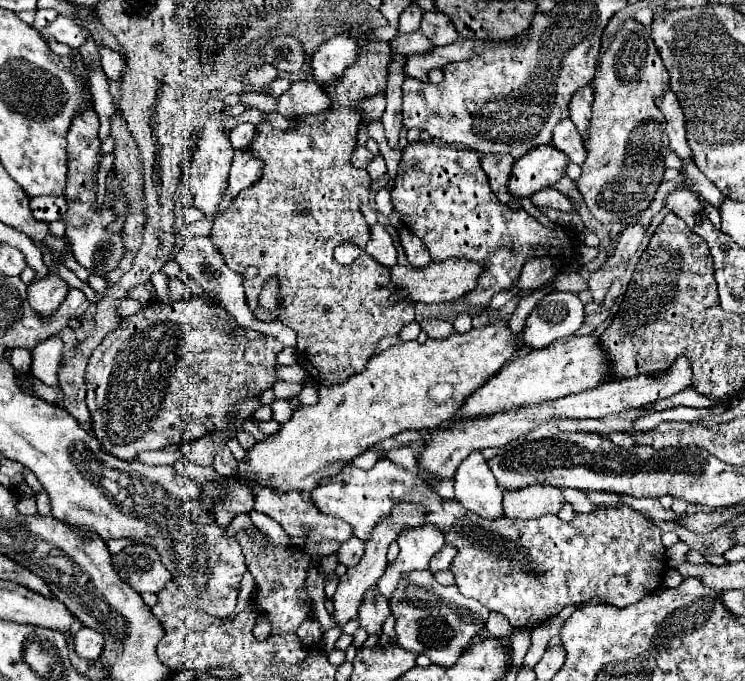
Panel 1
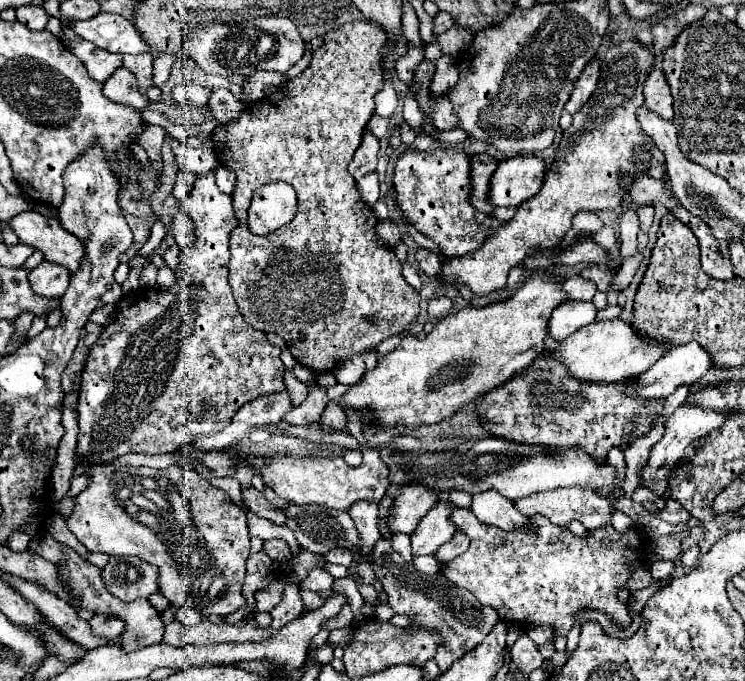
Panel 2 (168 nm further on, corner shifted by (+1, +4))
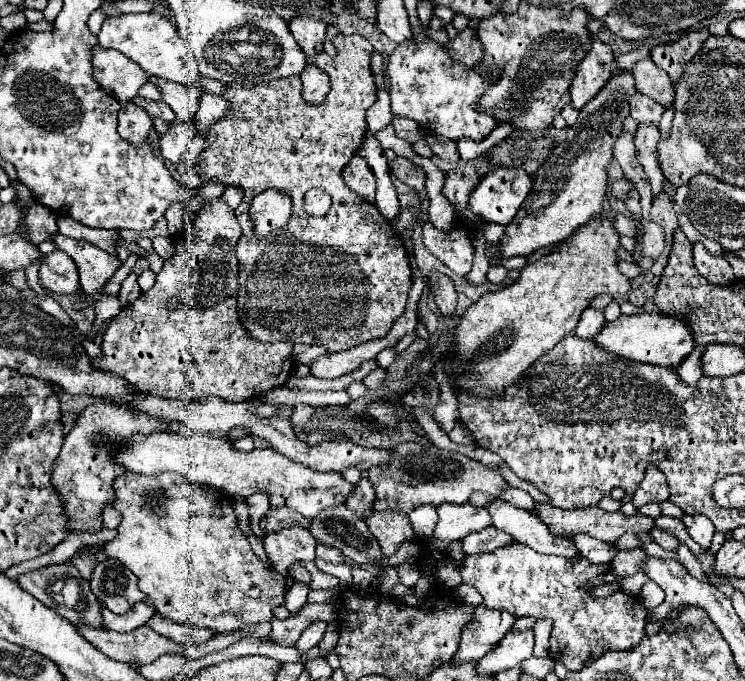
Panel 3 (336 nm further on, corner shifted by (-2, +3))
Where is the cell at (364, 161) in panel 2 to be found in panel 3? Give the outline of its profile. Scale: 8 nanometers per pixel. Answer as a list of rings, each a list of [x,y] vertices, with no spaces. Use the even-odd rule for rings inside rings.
[[[354,155],[346,169],[342,169],[342,179],[346,187],[350,187],[360,199],[366,203],[374,203],[376,195],[376,179],[372,169],[366,165],[366,161],[360,155]]]

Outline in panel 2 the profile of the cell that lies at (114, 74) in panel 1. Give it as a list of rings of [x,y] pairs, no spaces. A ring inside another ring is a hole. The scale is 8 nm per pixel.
[[[117,68],[111,78],[103,84],[103,94],[107,98],[111,98],[113,102],[121,102],[121,104],[129,104],[135,110],[145,110],[147,108],[147,98],[143,98],[139,94],[137,88],[137,78],[125,68]]]

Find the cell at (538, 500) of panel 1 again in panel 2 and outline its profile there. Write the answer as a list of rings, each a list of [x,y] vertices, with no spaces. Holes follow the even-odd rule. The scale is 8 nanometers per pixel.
[[[557,488],[557,490],[549,490],[549,492],[539,492],[539,494],[515,500],[515,508],[525,516],[543,514],[557,526],[569,526],[571,520],[579,520],[587,530],[605,526],[609,522],[609,514],[611,514],[609,502],[591,488]]]

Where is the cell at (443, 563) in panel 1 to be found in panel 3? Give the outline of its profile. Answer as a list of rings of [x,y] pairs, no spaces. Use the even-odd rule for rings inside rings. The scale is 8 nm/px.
[[[486,527],[482,529],[480,533],[474,533],[474,535],[468,535],[466,539],[462,539],[462,549],[466,555],[470,553],[492,553],[496,551],[498,547],[506,547],[506,545],[512,545],[514,539],[510,535],[506,535],[504,531],[498,531],[496,527]]]

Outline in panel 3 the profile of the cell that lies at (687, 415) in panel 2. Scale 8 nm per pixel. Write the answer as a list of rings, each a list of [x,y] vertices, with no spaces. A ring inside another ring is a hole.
[[[648,467],[644,481],[638,485],[632,497],[632,505],[638,509],[646,503],[660,503],[666,499],[668,499],[668,487],[662,477],[662,471],[658,471],[656,467]]]

